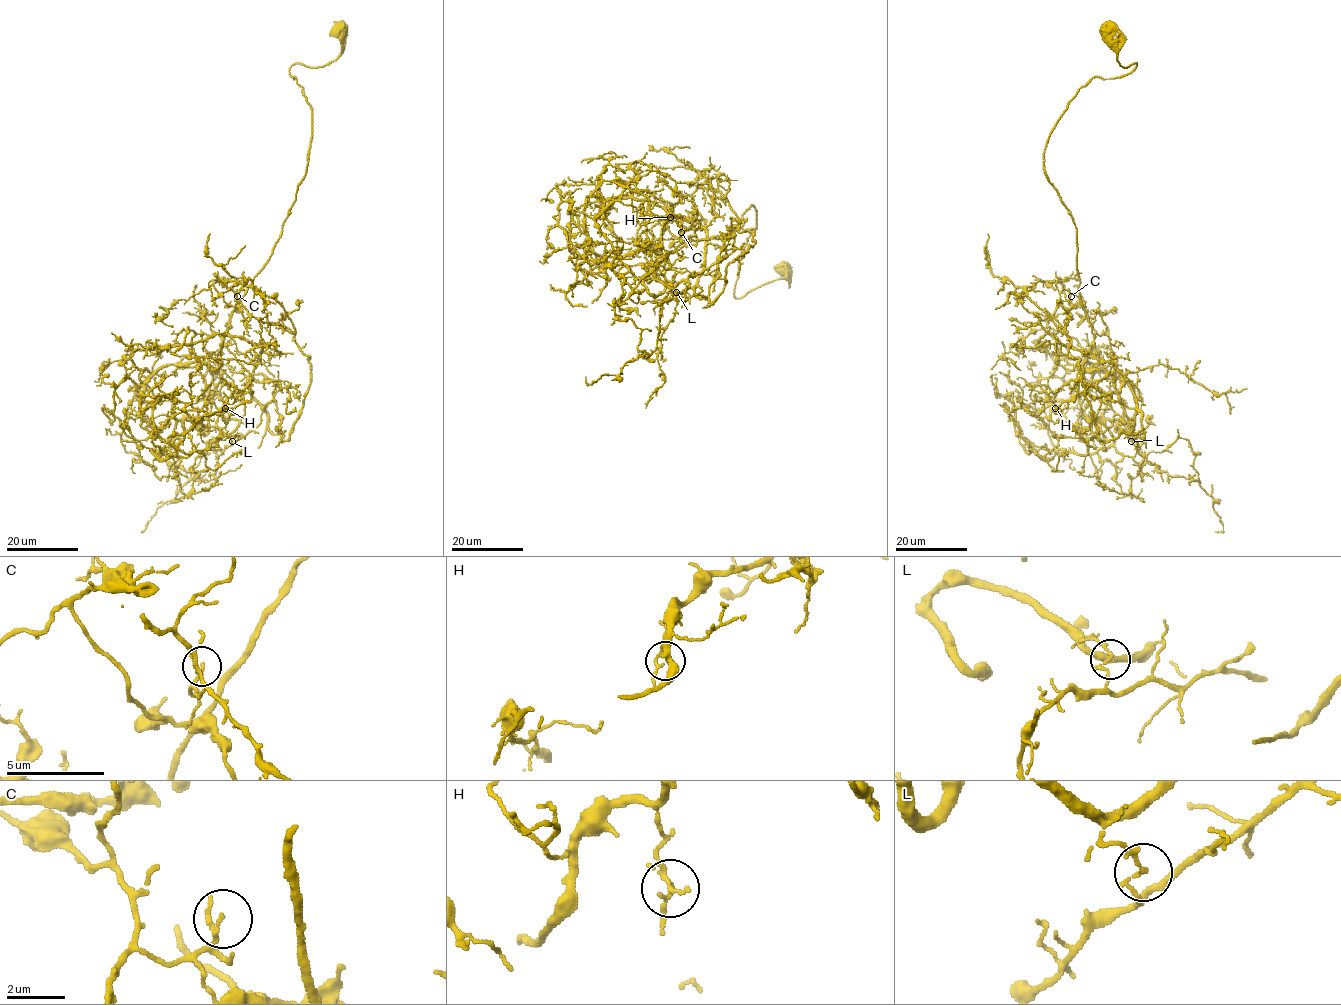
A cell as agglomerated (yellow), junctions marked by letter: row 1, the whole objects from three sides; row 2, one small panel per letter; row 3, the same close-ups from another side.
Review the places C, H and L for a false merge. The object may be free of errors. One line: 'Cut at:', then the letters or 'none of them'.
Cut at: L

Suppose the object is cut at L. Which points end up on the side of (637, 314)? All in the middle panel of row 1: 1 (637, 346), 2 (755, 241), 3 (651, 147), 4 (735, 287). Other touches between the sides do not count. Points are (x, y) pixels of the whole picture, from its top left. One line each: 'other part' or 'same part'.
1: same part
2: other part
3: other part
4: same part

